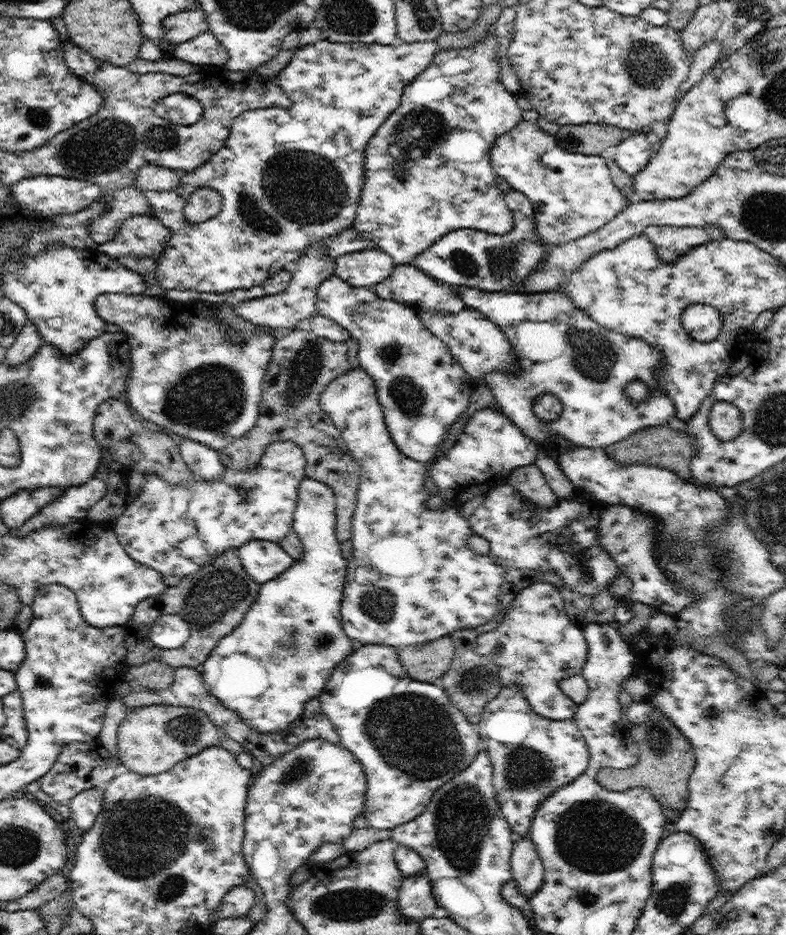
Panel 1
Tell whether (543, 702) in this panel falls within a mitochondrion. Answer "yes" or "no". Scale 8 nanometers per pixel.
no

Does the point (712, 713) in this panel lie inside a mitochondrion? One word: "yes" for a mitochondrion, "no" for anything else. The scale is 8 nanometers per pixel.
no

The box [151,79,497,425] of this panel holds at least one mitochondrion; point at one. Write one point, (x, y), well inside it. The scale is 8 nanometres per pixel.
(297, 186)

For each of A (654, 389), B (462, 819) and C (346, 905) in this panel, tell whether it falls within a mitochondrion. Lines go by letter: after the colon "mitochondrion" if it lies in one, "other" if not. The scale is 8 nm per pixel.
A: other
B: mitochondrion
C: mitochondrion

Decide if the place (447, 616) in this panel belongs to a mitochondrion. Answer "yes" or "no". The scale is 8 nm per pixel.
no

